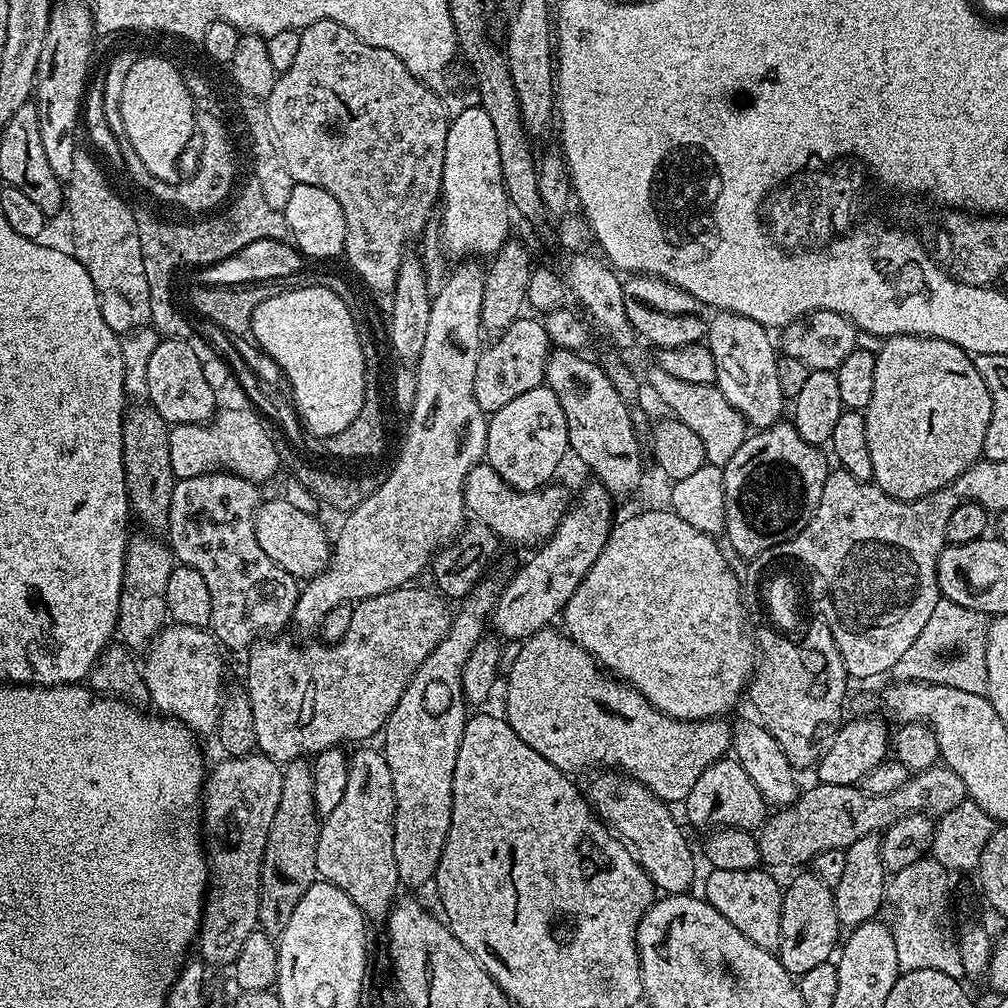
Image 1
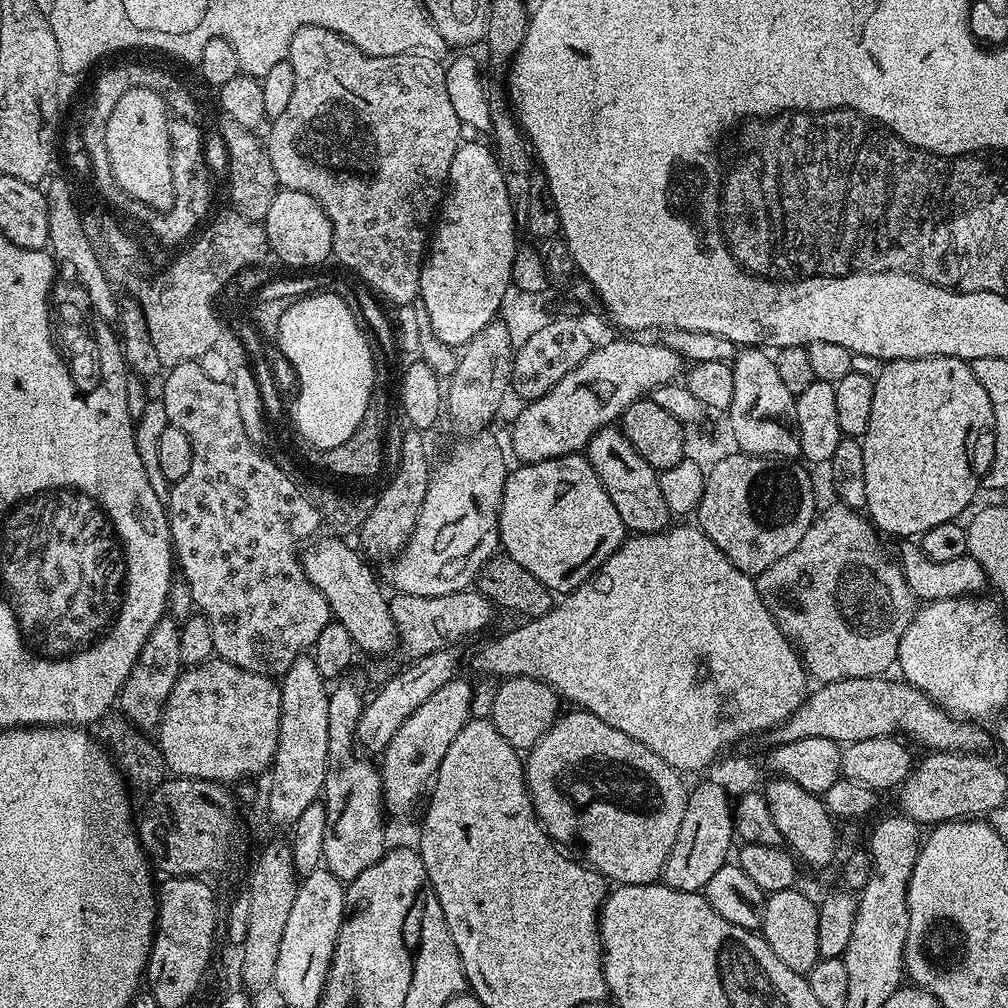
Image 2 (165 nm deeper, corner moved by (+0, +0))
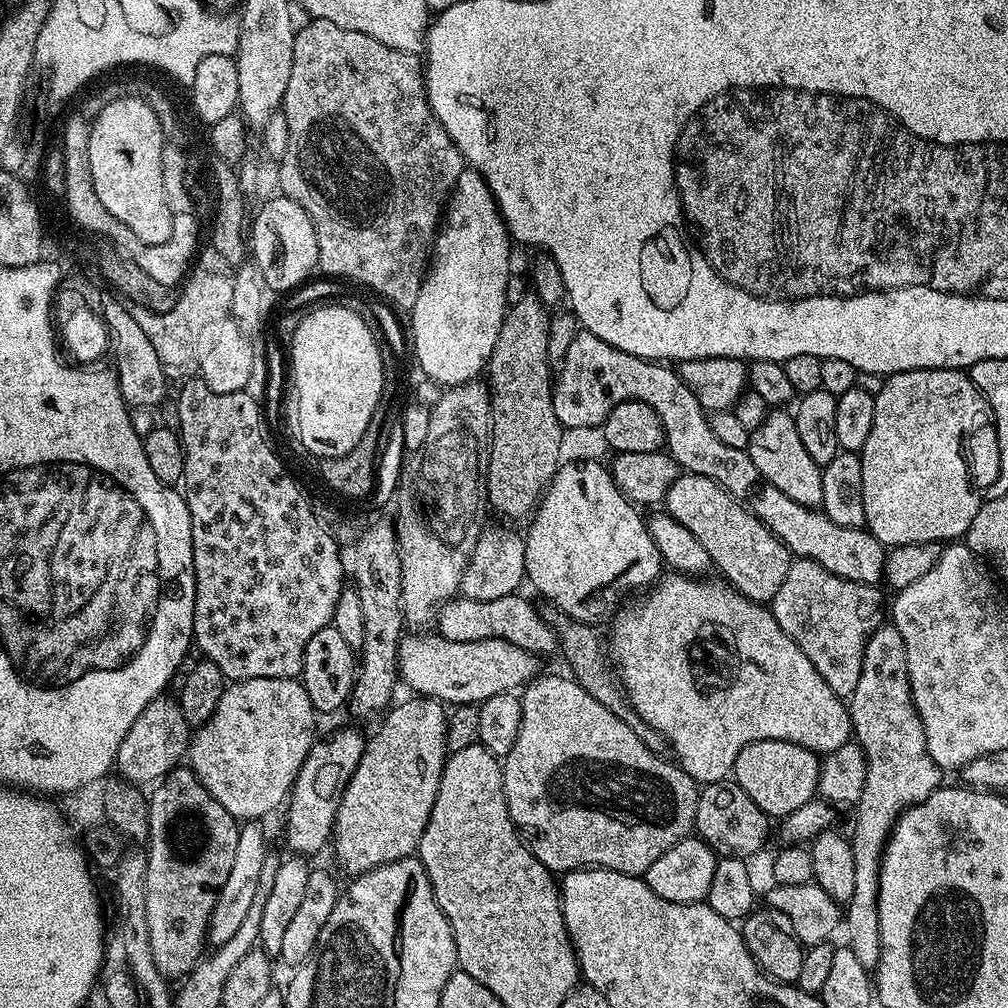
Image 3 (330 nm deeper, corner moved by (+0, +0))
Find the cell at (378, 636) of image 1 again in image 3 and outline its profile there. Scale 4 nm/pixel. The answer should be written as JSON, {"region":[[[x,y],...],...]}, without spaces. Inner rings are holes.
{"region":[[[513,594],[506,598],[490,598],[490,602],[478,602],[477,600],[465,600],[463,598],[447,600],[441,606],[438,613],[439,635],[454,642],[478,642],[479,640],[498,638],[499,640],[510,642],[514,646],[522,646],[522,650],[537,654],[557,651],[558,641],[556,639],[556,632],[545,622],[541,609],[539,607],[536,609],[526,597],[520,595]]]}

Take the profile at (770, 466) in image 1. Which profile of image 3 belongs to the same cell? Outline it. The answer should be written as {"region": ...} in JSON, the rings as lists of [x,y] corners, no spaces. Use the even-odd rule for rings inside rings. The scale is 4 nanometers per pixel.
{"region":[[[682,474],[674,486],[670,486],[663,507],[706,546],[713,565],[720,567],[725,576],[721,577],[737,592],[762,605],[767,605],[774,594],[778,594],[778,586],[786,579],[786,570],[790,570],[794,557],[782,541],[725,488],[705,476]]]}

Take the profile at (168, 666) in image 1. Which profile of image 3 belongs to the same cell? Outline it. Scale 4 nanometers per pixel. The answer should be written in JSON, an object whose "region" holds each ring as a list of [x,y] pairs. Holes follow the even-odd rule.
{"region":[[[299,679],[237,680],[225,687],[211,718],[195,729],[186,760],[204,789],[218,802],[222,802],[222,806],[226,806],[228,813],[235,816],[237,821],[260,820],[267,812],[274,811],[279,804],[281,807],[287,801],[298,770],[317,739],[316,719],[318,713]]]}

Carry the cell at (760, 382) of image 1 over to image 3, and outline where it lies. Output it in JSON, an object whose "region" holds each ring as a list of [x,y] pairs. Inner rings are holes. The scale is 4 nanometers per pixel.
{"region":[[[788,410],[769,411],[762,426],[751,429],[752,436],[746,443],[746,451],[750,462],[758,466],[760,479],[773,484],[786,498],[794,498],[794,502],[802,502],[807,508],[820,508],[822,502],[822,468],[810,458],[806,446],[802,446],[802,438],[798,438],[798,426],[795,415]]]}

